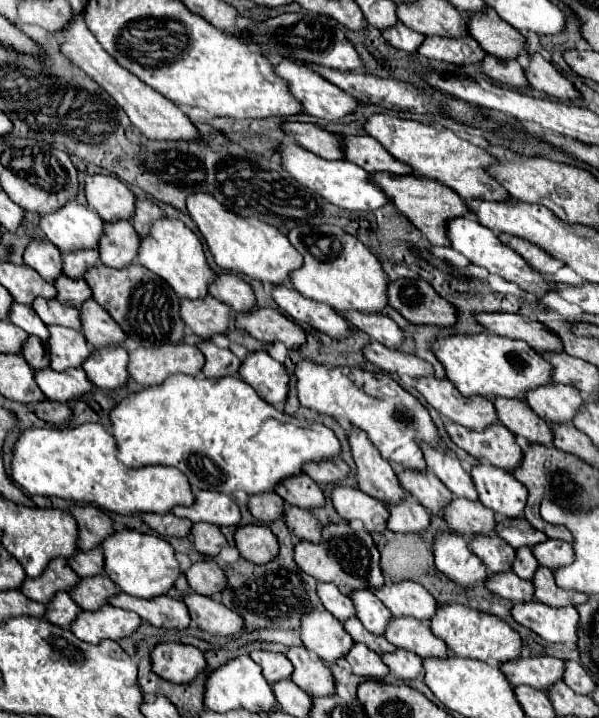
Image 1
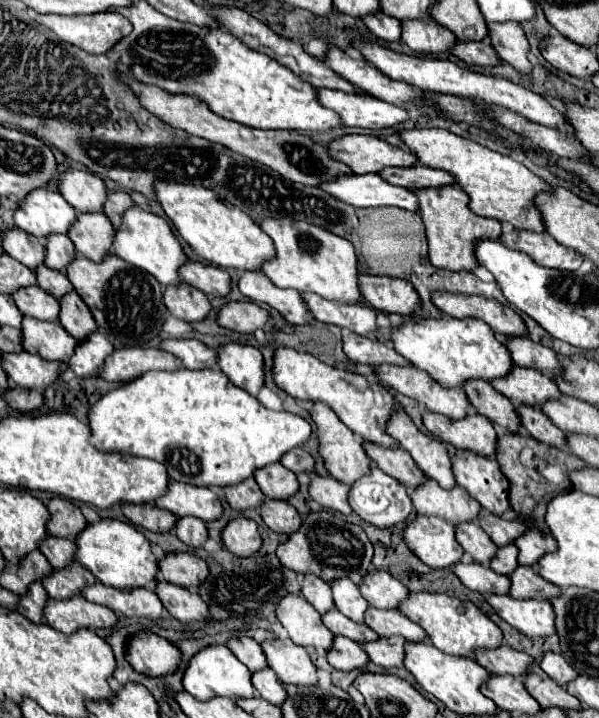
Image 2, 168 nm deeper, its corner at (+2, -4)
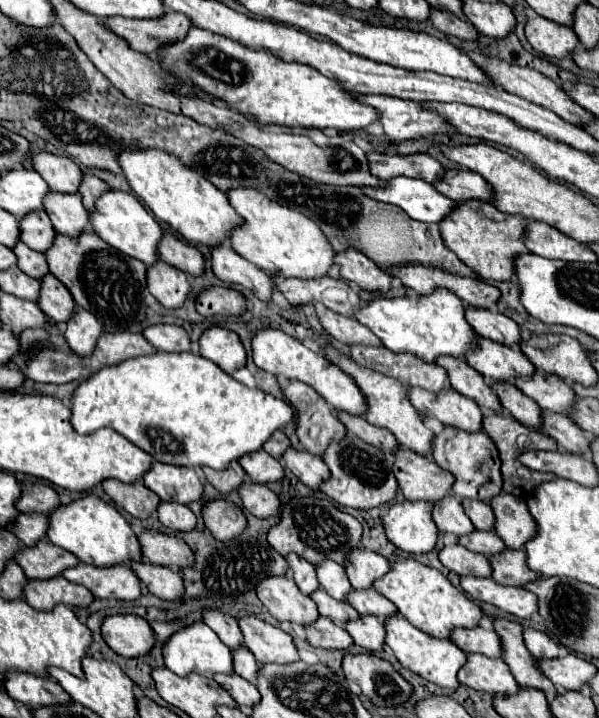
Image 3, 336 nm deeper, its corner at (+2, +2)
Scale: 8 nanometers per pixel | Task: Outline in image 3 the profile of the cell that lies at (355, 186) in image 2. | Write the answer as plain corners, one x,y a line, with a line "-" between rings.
393,177
381,187
359,187
367,197
401,207
411,219
439,223
455,207
455,201
437,193
431,183
411,177

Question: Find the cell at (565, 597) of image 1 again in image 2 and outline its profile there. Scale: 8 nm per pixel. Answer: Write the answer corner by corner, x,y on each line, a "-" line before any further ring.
517,565
517,569
509,575
509,581
509,595
515,599
549,599
561,595
557,585
541,579
541,575
527,565

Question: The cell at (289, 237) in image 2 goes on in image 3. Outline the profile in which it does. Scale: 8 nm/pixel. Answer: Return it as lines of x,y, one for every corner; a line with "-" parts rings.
233,189
227,193
227,197
235,211
245,219
245,225
233,231
231,247
265,273
285,279
295,277
309,281
317,277
327,277
329,271
335,267
337,253
333,251
329,239
325,239
321,227
317,227
315,221
311,221
303,213
281,207
255,189

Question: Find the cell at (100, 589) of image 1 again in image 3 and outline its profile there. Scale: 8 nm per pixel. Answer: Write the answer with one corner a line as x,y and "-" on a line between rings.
49,539
39,541
35,547
23,547
15,557
29,579
53,579
69,567
77,567
77,557
65,553
65,549
53,545

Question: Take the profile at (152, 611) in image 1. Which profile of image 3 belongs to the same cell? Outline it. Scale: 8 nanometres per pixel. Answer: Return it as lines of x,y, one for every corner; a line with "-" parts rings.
77,565
65,569
63,575
77,585
87,587
97,599
121,599
135,601
143,597
139,577
129,571
129,565
117,565
115,569
97,569
93,565

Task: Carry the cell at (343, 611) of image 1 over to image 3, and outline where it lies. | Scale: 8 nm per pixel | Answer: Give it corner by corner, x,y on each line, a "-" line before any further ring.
291,553
287,557
287,561
289,561
289,567
291,567
291,575
293,575
293,579
295,579
295,583
301,589
303,595
311,595
313,591
319,589
315,567
309,561
305,561
303,557
297,557
295,553

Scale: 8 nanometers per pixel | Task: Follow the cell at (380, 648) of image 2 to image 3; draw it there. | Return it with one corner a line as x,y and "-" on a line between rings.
367,615
345,625
353,641
371,653
379,653
385,647
385,623
379,617

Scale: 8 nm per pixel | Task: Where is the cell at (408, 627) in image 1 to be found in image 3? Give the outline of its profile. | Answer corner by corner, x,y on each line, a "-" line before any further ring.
375,589
369,591
353,591
347,597
347,603
359,611
359,615
377,615
381,619
389,619
397,615
397,607
385,599
381,593
377,593

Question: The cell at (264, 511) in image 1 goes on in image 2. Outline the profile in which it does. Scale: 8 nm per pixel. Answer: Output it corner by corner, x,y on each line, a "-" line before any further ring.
245,479
241,483
227,485
227,487
223,487
223,491
225,491
227,503
237,511
243,511
249,507
259,507
261,499
265,499
265,495
261,495
261,489
257,487
257,483
253,479

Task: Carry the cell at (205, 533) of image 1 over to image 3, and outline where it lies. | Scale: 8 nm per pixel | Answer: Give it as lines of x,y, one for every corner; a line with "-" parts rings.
161,503
157,509
157,517
159,521
173,529
173,531
193,531
197,527
197,517
193,515
193,511
187,505
179,505
179,503

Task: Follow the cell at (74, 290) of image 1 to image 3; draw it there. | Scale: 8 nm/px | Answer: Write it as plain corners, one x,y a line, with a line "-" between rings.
17,243
13,247
13,253
17,255
17,267
27,273
29,277
33,279
41,279
45,275
49,275
49,265
45,261
45,255
43,253
35,253
33,249
29,249
25,243

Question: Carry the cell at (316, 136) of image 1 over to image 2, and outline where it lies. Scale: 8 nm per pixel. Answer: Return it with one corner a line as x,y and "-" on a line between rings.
345,135
329,143
333,157
345,161
355,175
379,173
385,167
413,167
417,157
369,135

